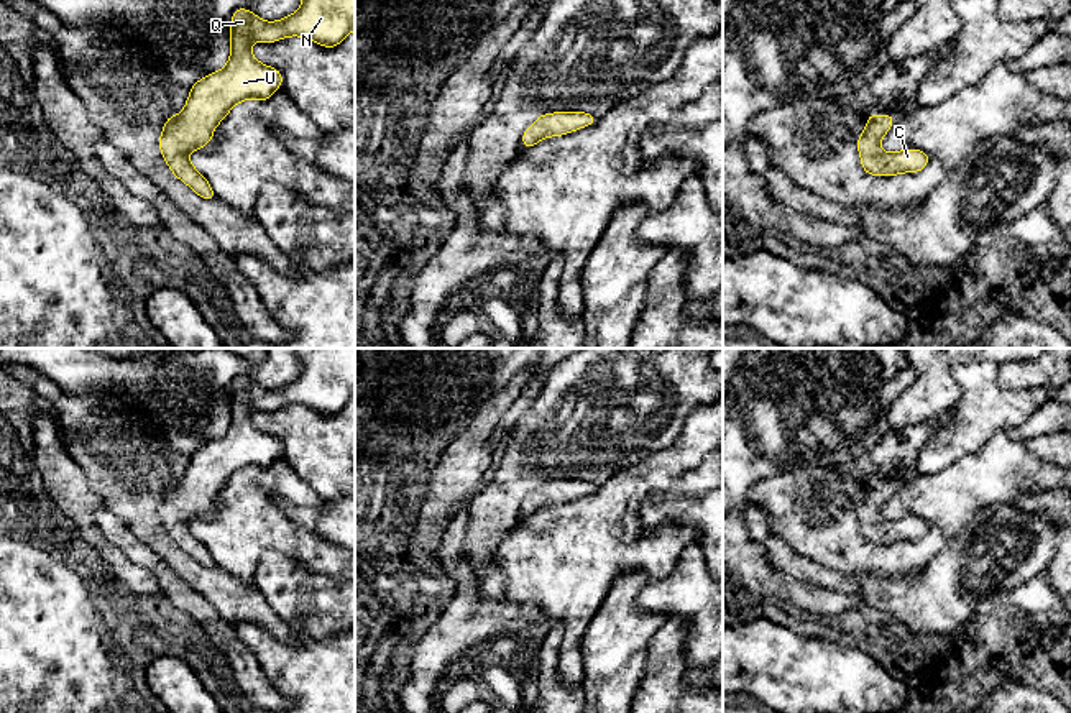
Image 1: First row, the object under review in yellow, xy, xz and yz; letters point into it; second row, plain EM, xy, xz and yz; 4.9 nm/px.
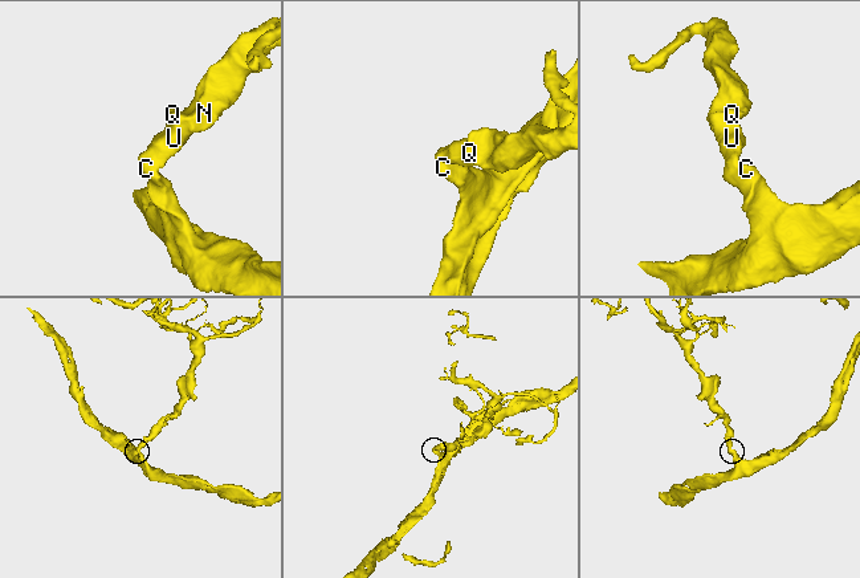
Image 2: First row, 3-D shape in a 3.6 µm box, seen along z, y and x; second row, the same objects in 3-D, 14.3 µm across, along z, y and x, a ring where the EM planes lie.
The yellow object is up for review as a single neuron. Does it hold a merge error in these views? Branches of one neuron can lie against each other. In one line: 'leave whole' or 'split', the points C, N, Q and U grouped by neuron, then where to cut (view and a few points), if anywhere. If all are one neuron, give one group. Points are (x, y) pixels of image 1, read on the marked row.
leave whole; groups C N Q U; cut none

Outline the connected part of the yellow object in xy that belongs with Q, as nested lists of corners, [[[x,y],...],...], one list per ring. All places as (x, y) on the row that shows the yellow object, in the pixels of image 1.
[[[302,0],[296,13],[273,23],[246,8],[237,8],[227,66],[191,87],[184,110],[166,120],[159,136],[159,150],[174,176],[200,197],[214,200],[209,181],[195,171],[187,154],[209,145],[214,128],[233,105],[246,99],[268,100],[281,87],[281,72],[253,58],[253,41],[273,43],[304,36],[320,46],[335,48],[353,30],[355,0]]]

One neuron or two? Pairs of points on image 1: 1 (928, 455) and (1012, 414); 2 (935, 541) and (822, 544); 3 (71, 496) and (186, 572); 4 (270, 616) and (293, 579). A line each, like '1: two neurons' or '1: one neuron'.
1: one neuron
2: one neuron
3: two neurons
4: two neurons

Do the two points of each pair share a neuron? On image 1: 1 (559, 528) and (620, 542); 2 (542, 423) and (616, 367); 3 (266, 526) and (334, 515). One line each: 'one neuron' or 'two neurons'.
1: one neuron
2: one neuron
3: two neurons

